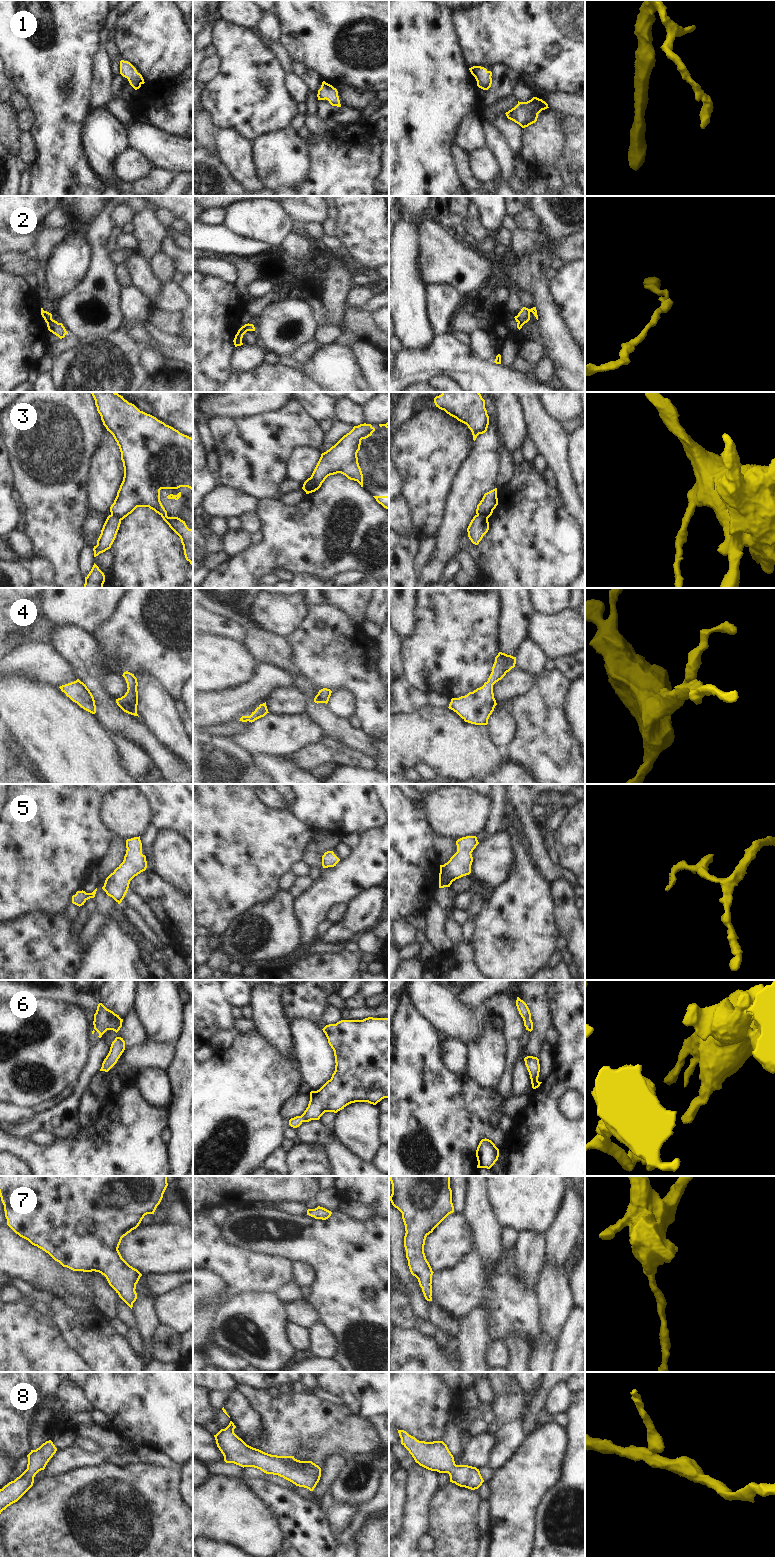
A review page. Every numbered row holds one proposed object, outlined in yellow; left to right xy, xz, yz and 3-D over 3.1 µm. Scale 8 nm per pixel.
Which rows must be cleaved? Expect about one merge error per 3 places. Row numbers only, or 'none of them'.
3

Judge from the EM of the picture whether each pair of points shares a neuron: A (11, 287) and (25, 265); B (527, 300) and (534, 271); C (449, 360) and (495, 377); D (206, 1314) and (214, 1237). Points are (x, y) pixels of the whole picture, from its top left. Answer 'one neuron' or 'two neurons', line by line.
A: two neurons
B: two neurons
C: one neuron
D: two neurons

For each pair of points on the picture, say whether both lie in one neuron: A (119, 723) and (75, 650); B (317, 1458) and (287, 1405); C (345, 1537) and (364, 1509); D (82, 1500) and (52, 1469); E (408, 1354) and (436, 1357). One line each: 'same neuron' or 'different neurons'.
A: same neuron
B: same neuron
C: same neuron
D: different neurons
E: same neuron

